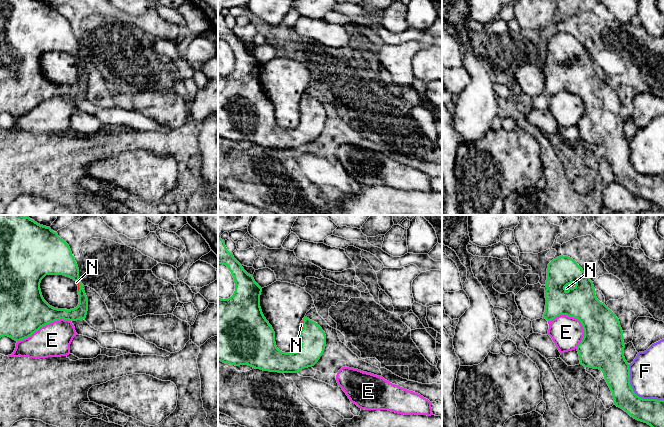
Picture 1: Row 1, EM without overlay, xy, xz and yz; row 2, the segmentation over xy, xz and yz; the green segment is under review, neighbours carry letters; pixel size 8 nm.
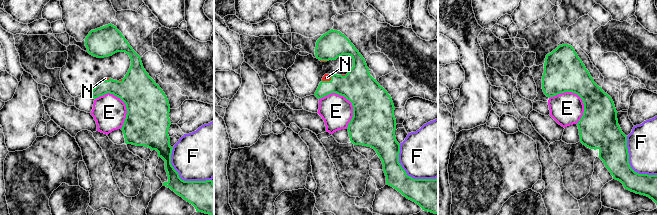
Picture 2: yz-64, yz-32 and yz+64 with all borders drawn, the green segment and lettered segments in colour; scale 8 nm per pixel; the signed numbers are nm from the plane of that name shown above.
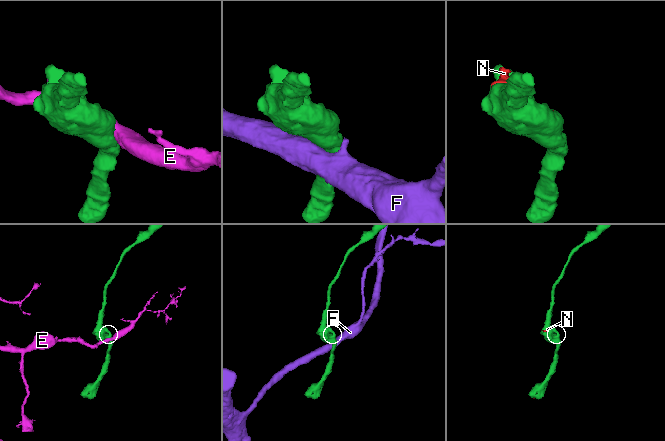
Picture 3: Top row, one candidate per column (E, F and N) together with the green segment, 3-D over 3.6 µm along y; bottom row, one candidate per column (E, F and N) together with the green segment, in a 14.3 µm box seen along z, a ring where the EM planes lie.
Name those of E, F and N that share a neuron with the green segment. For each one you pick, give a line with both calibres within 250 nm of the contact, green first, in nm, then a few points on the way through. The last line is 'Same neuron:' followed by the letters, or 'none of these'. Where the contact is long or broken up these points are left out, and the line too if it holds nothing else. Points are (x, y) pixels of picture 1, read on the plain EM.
N: Thickness 200 nm (green) against 20 nm
Same neuron: N

